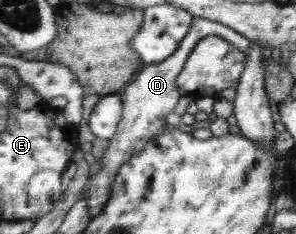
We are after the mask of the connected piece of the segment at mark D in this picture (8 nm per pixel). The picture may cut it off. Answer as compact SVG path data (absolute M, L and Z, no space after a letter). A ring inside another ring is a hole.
M195 16L195 22L193 22L191 32L183 40L183 44L177 49L177 52L161 63L149 64L143 67L138 73L137 78L123 90L122 95L123 100L125 100L125 108L123 119L117 130L118 134L111 139L111 147L101 159L102 170L93 176L90 181L89 193L91 194L89 194L89 209L91 209L91 215L94 218L105 211L105 207L113 195L113 186L121 168L138 153L147 149L147 146L156 137L163 135L170 128L169 123L167 123L167 115L179 105L181 96L183 96L183 90L181 91L183 87L178 84L178 78L183 74L187 66L187 61L189 61L191 53L195 51L195 47L205 37L209 36L221 36L244 52L248 51L252 43L246 36L237 33L237 31L231 29L231 26L225 23Z

